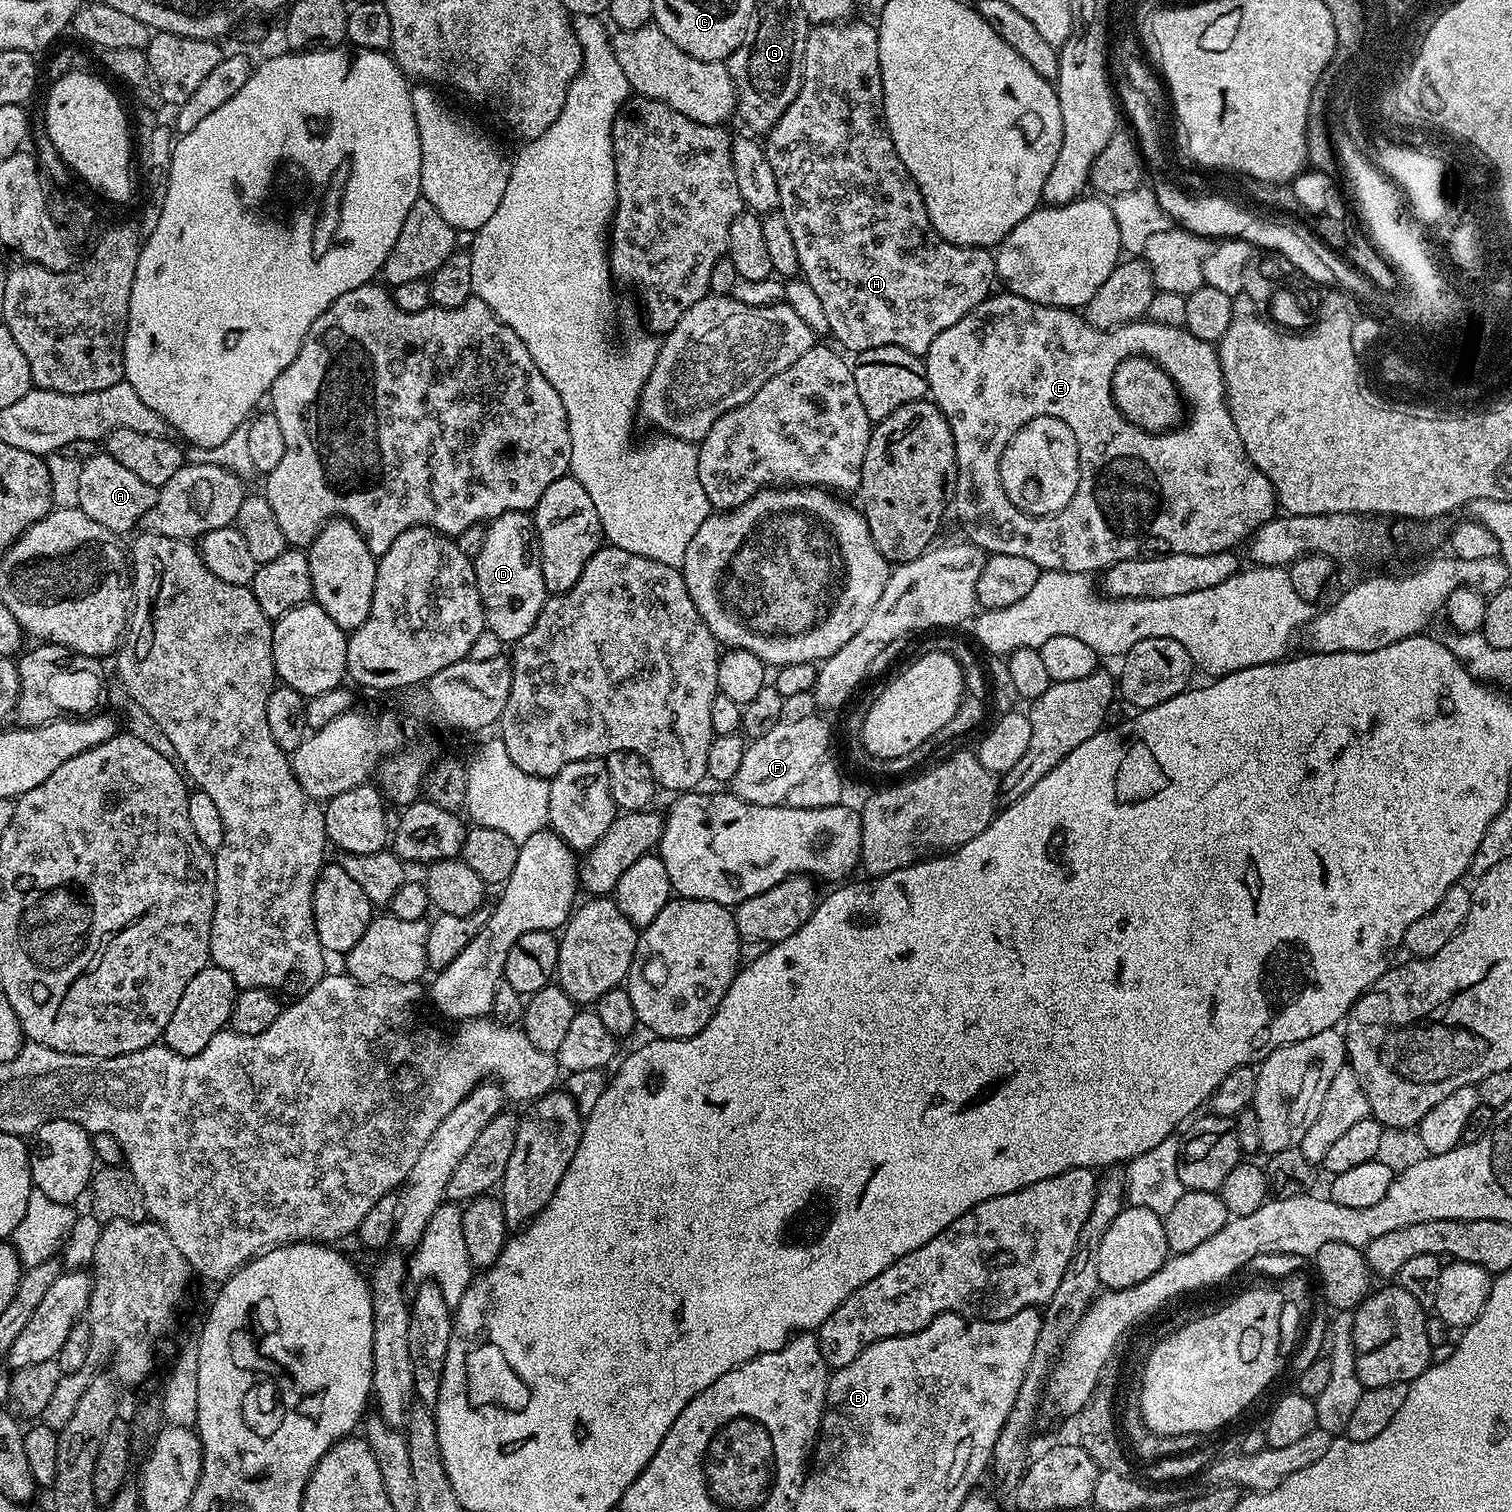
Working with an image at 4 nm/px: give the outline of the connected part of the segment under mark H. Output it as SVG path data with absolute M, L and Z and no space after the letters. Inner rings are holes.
M855 20L839 24L818 24L809 31L804 51L804 77L798 94L794 102L790 102L786 114L782 114L782 118L778 118L776 125L766 133L765 140L768 141L763 141L762 147L770 162L770 170L778 182L780 195L778 211L783 214L790 226L790 235L794 238L794 250L798 250L802 278L822 301L822 310L826 310L828 332L837 340L835 343L841 349L849 348L849 353L852 354L878 346L898 346L902 350L923 357L930 342L934 342L934 338L938 338L942 330L954 326L954 322L958 322L967 312L974 310L983 300L993 295L992 283L995 285L998 280L996 258L987 248L959 248L957 244L946 242L946 238L942 238L928 220L920 187L906 170L902 158L898 158L898 150L894 150L894 142L890 138L888 127L884 125L884 87L878 54L879 31L873 25L871 28L870 25Z

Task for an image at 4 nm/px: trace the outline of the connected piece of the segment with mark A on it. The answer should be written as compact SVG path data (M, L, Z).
M107 454L96 455L81 463L78 474L78 502L86 518L94 518L98 526L117 534L128 532L143 521L144 515L154 506L158 489L142 482L138 474L126 470L122 462L114 462Z

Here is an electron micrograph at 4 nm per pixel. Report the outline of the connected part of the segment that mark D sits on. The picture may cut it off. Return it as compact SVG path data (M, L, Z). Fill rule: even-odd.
M507 512L496 517L484 530L484 541L481 542L480 549L474 552L478 594L484 607L484 622L487 631L498 634L498 638L502 642L515 642L522 638L522 634L526 634L530 630L530 626L534 626L545 600L550 595L542 578L540 545L536 538L536 526L529 513Z

